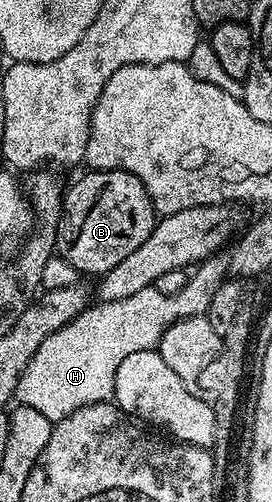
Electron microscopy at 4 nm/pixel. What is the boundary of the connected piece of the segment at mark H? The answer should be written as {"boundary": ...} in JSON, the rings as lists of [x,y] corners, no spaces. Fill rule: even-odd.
{"boundary":[[[220,251],[194,268],[176,296],[159,293],[156,286],[152,286],[119,301],[87,306],[36,349],[18,379],[16,402],[56,421],[81,407],[112,400],[119,361],[124,361],[131,353],[154,350],[161,342],[162,333],[178,319],[205,315],[215,291],[226,282],[230,268],[231,253]]]}

